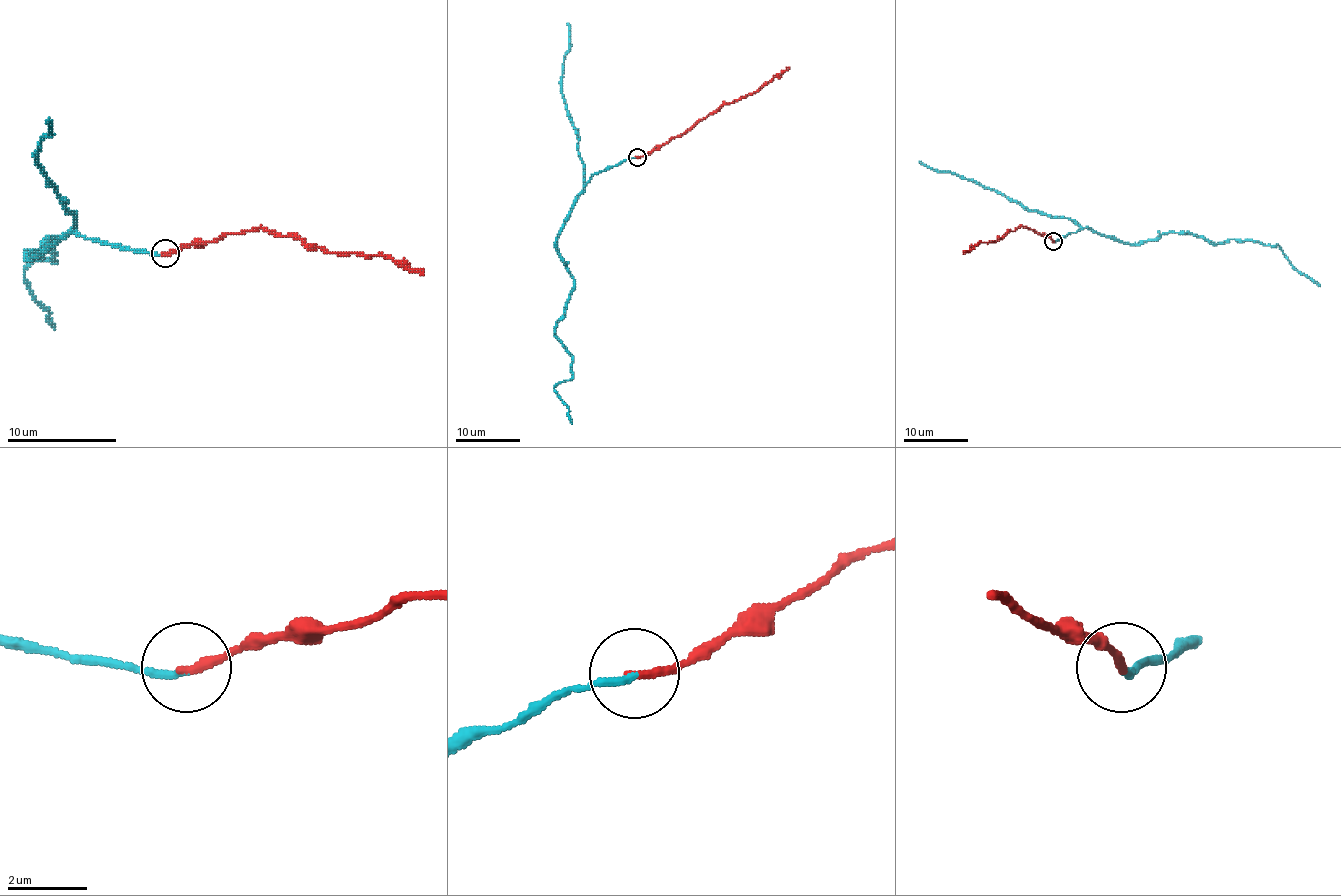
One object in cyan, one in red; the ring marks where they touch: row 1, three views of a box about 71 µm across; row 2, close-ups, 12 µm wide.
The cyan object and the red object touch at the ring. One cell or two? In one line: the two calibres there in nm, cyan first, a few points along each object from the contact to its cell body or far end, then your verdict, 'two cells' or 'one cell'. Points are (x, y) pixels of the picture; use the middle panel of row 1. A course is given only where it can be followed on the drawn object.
calibres 190 and 240 nm; course cyan (637, 156), (599, 171), (557, 239), (573, 279), (555, 338), (572, 357), (572, 377), (554, 390), (572, 424); course red (637, 156), (658, 150), (723, 106), (758, 91), (789, 67); one cell

